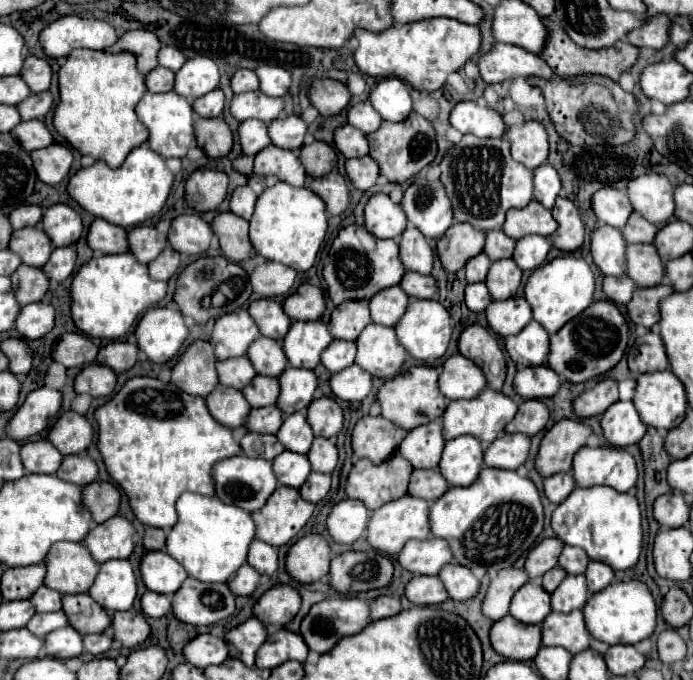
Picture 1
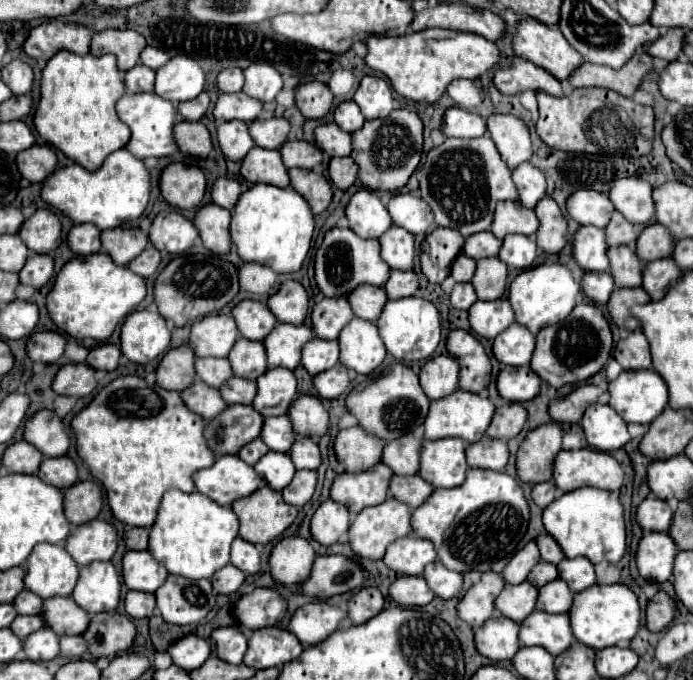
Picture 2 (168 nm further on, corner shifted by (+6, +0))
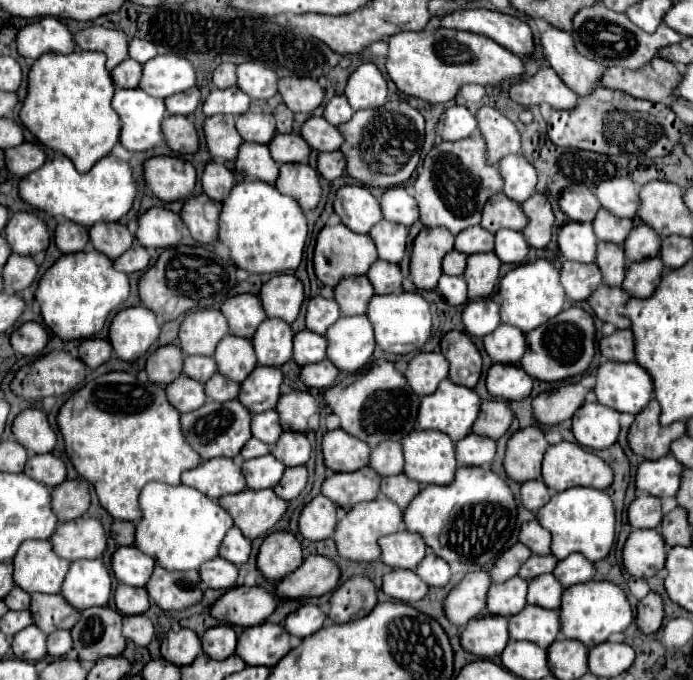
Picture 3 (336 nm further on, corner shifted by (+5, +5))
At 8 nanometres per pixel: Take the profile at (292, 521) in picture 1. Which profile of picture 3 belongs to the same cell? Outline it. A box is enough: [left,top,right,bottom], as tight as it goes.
[219,490,287,540]

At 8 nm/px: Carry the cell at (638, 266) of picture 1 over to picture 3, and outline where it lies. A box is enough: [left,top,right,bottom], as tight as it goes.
[597,242,627,286]

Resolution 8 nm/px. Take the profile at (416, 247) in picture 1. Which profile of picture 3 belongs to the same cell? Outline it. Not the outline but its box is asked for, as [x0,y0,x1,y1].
[369,220,409,264]

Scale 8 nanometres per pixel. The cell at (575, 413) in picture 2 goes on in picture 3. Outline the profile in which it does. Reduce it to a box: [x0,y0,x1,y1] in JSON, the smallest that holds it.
[533,384,587,424]

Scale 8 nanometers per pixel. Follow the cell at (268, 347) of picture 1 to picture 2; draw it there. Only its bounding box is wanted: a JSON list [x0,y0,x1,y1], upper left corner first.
[228,337,268,381]

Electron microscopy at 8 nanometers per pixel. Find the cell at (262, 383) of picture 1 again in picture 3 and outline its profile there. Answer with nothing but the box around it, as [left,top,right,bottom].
[205,372,241,402]

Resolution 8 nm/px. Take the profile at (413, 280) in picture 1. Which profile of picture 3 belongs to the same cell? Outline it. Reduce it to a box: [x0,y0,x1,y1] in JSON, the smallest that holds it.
[367,260,403,294]

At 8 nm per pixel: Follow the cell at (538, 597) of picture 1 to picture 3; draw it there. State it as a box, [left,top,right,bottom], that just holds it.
[487,576,529,616]

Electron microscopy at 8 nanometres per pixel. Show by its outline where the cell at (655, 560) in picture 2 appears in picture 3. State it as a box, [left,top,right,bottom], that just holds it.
[623,530,667,578]

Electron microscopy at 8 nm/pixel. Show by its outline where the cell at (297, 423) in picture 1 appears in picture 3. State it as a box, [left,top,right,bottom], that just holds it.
[251,410,283,446]

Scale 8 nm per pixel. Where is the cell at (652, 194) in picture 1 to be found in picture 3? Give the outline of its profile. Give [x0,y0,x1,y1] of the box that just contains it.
[595,178,639,218]

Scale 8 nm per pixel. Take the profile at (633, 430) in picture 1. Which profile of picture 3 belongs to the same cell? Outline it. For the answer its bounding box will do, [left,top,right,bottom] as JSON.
[573,402,619,450]

